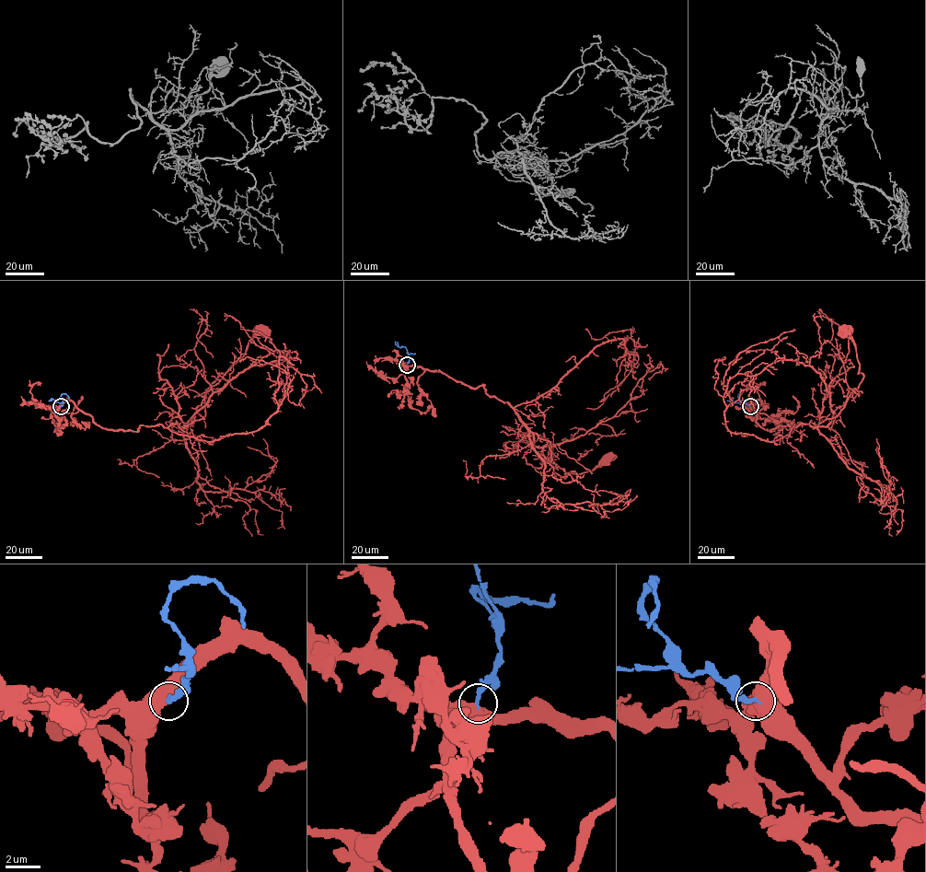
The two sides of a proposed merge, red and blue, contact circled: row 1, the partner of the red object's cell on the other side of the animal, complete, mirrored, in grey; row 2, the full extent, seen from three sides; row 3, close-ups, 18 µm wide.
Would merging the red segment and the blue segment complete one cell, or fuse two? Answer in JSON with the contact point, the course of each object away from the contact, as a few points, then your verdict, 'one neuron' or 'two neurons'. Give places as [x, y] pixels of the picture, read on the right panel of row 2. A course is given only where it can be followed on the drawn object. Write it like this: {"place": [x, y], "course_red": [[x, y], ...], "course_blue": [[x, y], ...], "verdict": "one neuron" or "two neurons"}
{"place": [750, 406], "course_red": [[750, 406], [751, 401], [756, 422], [767, 430], [826, 426], [862, 377], [853, 342], [842, 331]], "course_blue": [[750, 406], [733, 402], [733, 400], [726, 401]], "verdict": "two neurons"}

